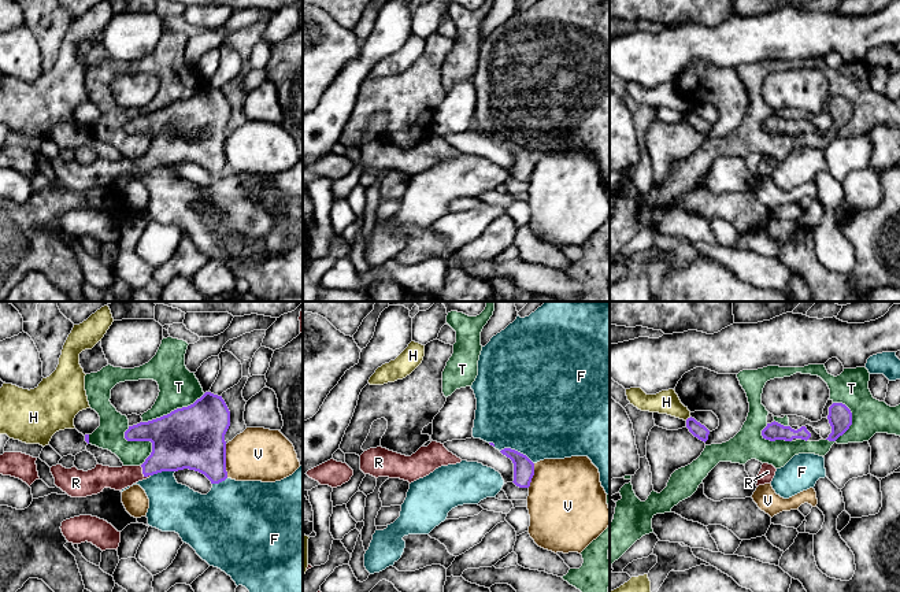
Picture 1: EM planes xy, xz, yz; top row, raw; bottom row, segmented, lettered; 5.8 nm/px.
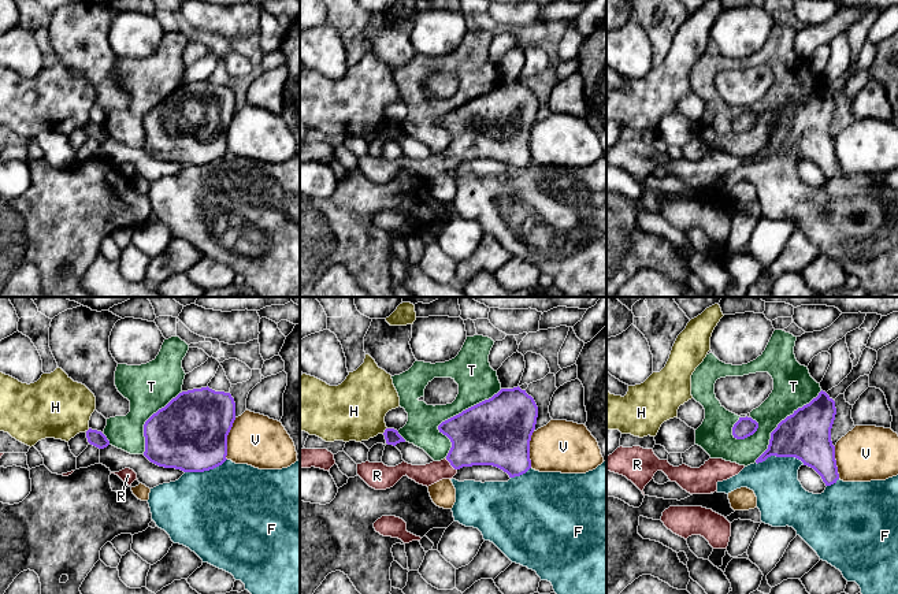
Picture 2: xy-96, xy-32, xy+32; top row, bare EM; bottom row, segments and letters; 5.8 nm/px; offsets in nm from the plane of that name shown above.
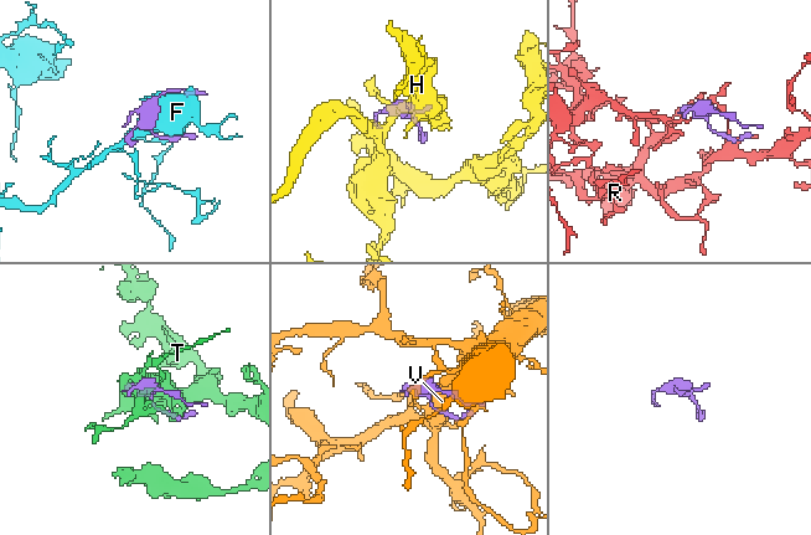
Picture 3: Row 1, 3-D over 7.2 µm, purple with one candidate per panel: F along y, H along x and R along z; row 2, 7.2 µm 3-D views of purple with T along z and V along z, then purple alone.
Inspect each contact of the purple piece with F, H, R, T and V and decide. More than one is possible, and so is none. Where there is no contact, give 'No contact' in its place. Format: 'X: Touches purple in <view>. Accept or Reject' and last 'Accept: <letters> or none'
F: Touches purple in xz. Reject
H: Touches purple in yz. Reject
R: Touches purple in xy. Accept
T: Touches purple in xy. Reject
V: Touches purple in xy. Reject
Accept: R

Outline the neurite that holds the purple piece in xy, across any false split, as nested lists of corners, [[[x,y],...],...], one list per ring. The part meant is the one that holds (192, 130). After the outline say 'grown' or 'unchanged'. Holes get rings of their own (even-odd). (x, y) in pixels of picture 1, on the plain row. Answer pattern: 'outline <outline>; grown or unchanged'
outline [[[205,85],[188,100],[129,119],[127,134],[152,136],[152,145],[142,158],[110,160],[97,156],[88,164],[56,158],[51,166],[55,178],[71,190],[97,188],[104,181],[122,184],[153,167],[184,162],[219,177],[227,171],[225,127],[229,119],[230,104],[222,89]]]; grown

